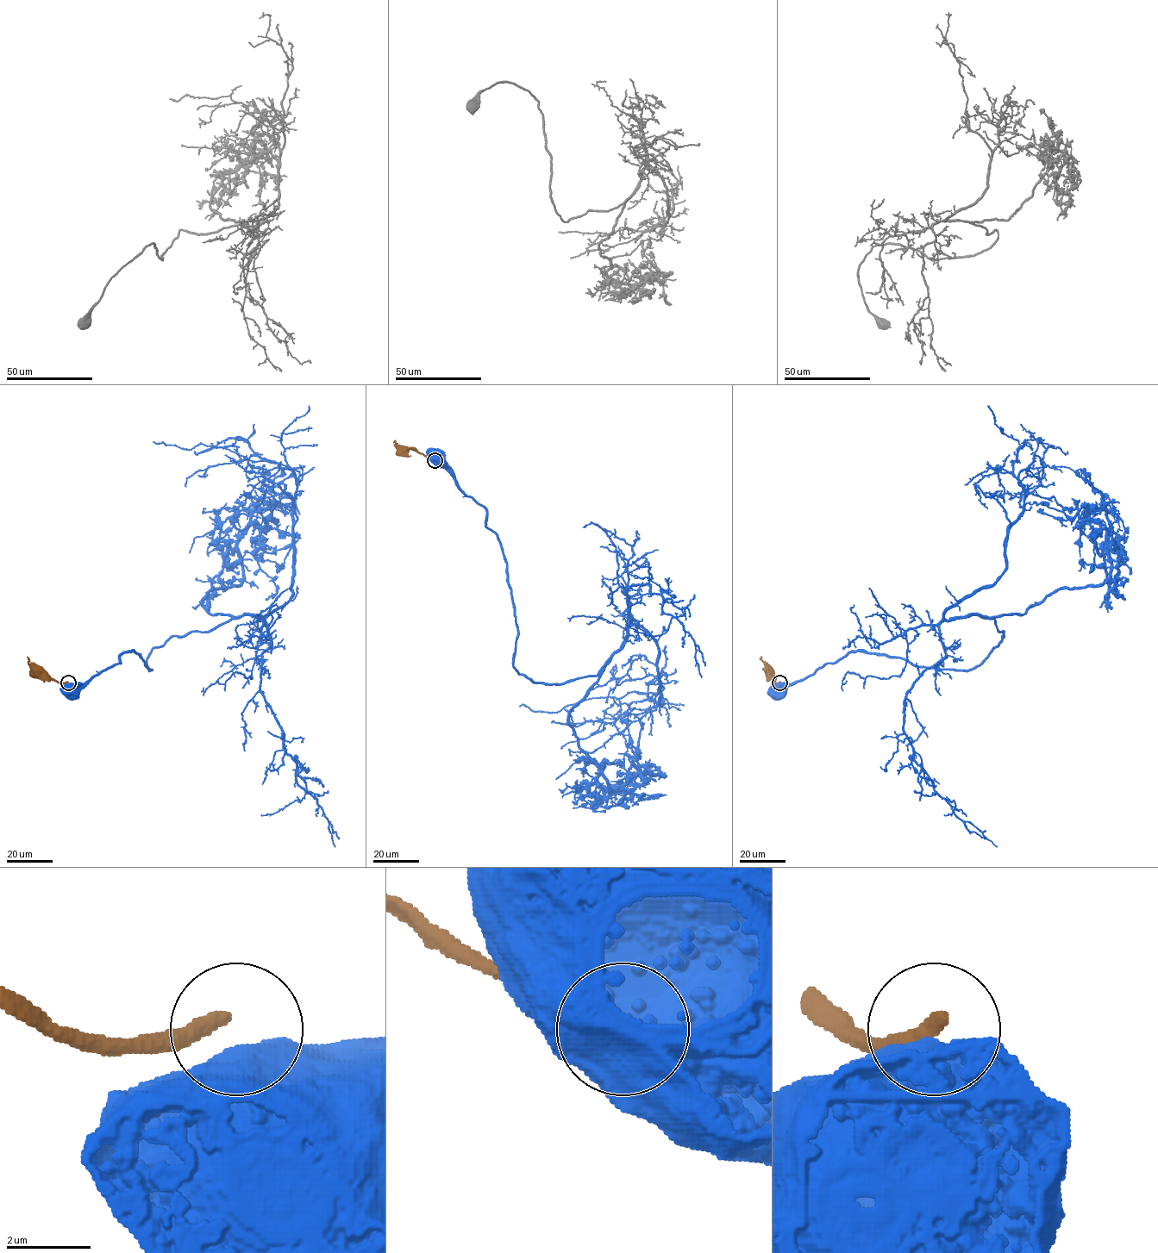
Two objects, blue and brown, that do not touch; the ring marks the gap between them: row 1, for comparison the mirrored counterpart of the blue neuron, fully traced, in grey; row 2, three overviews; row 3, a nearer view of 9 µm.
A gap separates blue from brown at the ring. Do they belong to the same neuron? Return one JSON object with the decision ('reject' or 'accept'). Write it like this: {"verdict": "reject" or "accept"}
{"verdict": "reject"}

